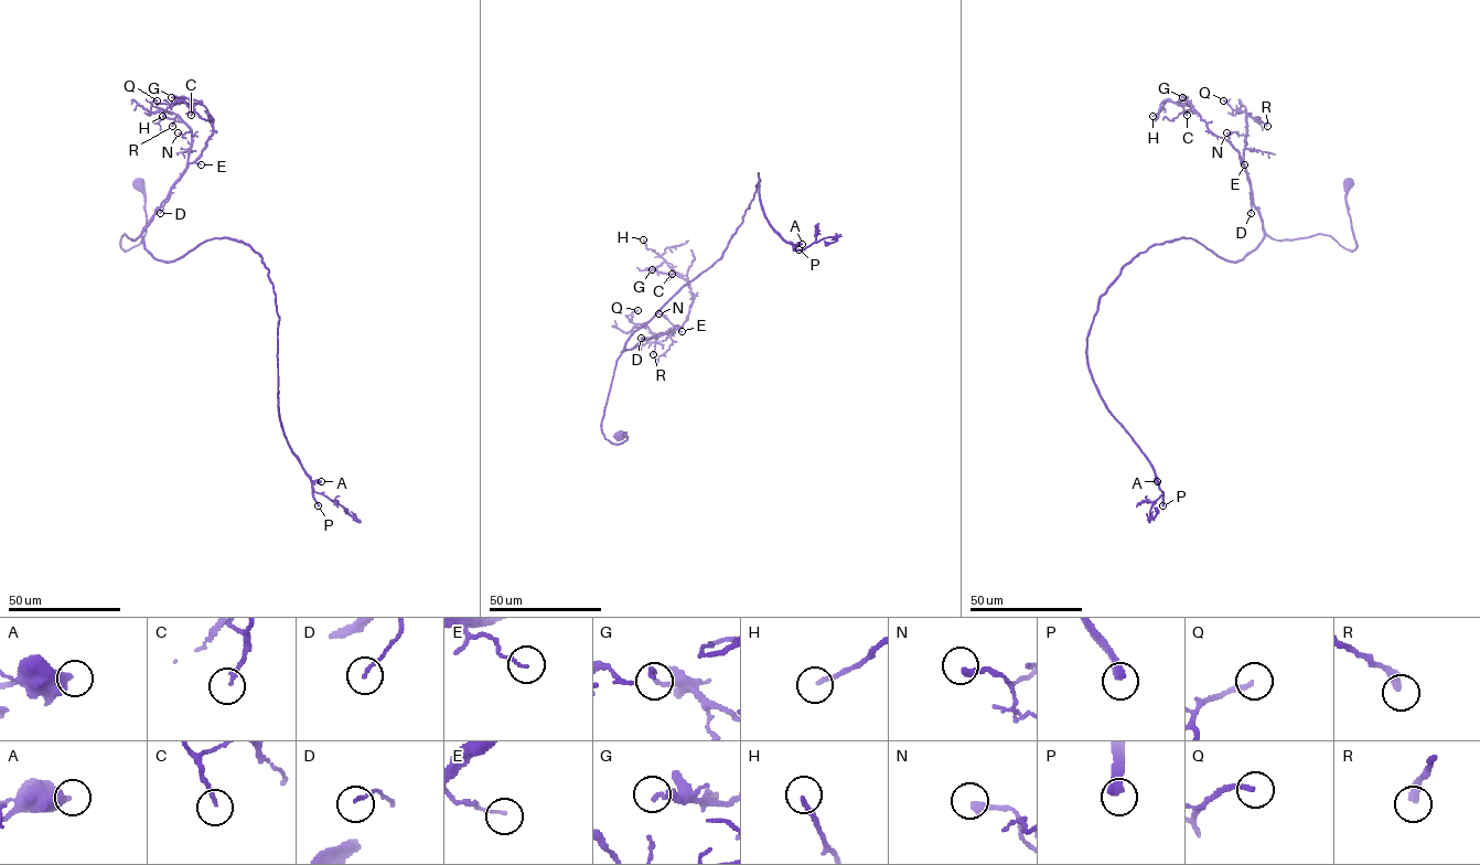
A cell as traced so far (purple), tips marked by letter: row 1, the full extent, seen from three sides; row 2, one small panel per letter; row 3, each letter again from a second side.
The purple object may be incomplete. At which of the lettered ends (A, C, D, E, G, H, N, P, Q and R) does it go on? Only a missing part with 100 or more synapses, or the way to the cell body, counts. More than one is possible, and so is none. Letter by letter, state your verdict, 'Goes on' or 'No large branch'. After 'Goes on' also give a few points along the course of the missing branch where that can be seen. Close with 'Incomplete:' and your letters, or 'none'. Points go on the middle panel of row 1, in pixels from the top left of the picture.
A: No large branch
C: No large branch
D: No large branch
E: No large branch
G: No large branch
H: No large branch
N: No large branch
P: Goes on. Course of what is missing: (799, 249), (824, 224), (827, 210), (843, 201), (839, 192)
Q: No large branch
R: No large branch
Incomplete: P

